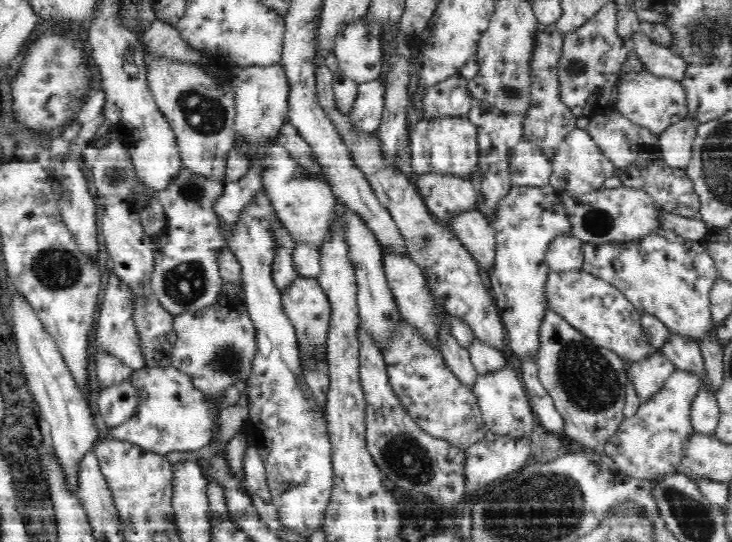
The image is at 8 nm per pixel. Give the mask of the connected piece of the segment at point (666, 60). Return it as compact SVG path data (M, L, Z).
M644 33L634 36L637 54L644 61L649 74L682 84L686 80L688 62L669 48L654 44Z

